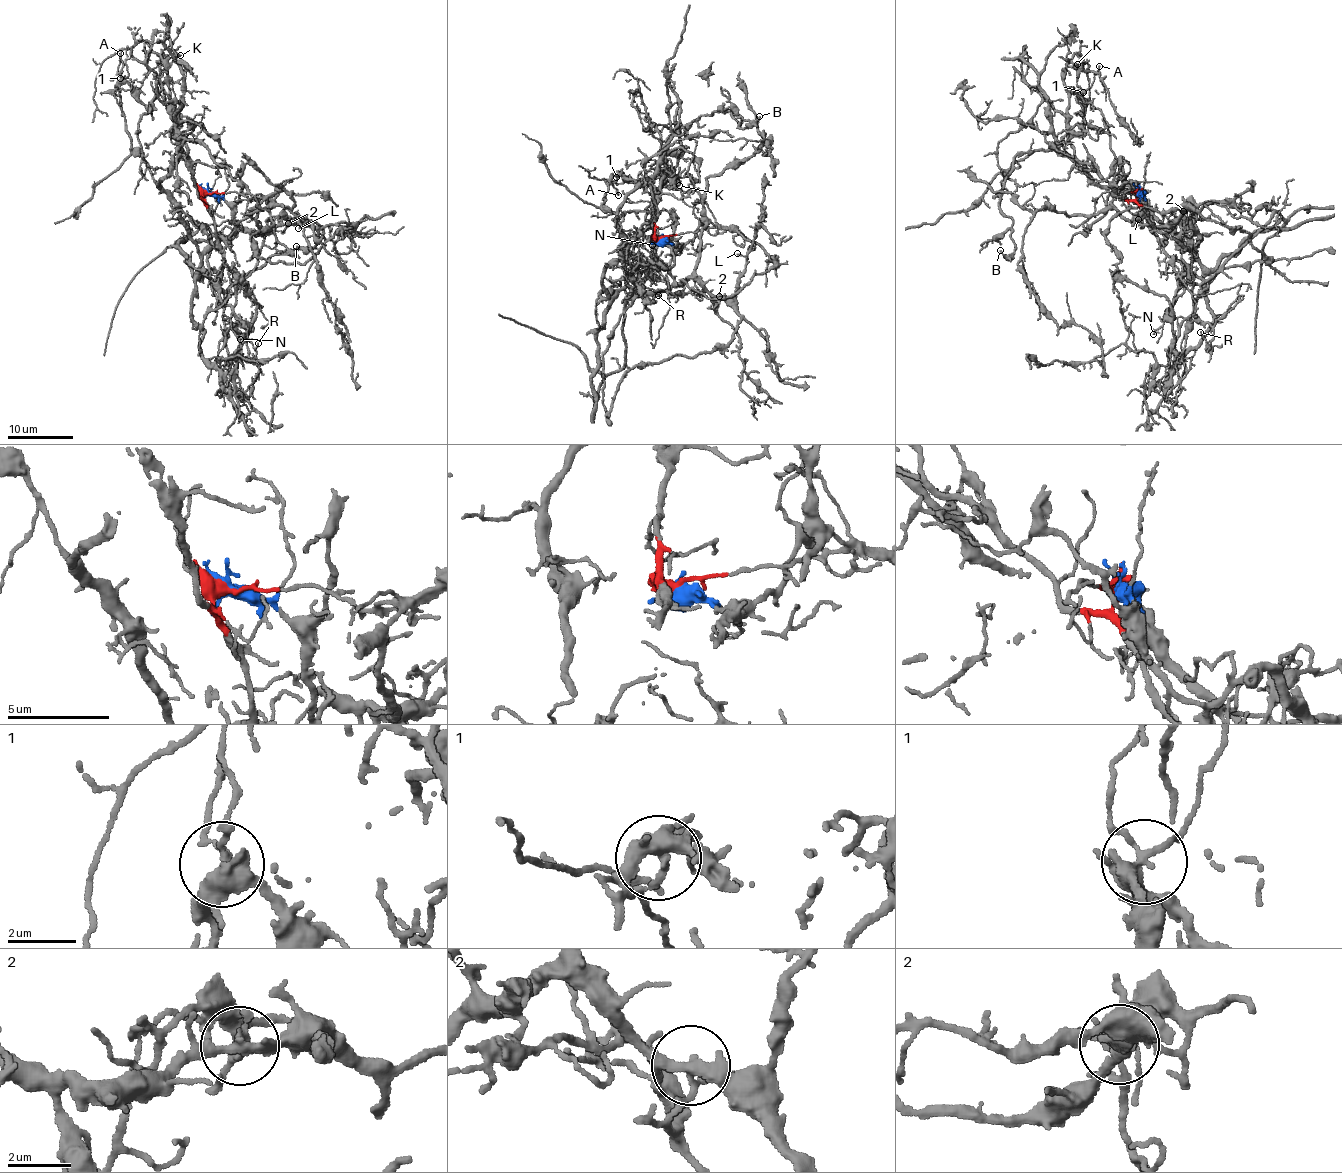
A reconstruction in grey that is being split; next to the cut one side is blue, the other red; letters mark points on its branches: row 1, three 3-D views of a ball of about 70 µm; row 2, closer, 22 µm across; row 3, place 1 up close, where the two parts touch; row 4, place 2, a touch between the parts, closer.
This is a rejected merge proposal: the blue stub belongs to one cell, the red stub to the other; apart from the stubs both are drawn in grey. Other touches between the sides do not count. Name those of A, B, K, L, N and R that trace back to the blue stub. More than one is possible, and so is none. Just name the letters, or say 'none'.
A, B, L, N, R

